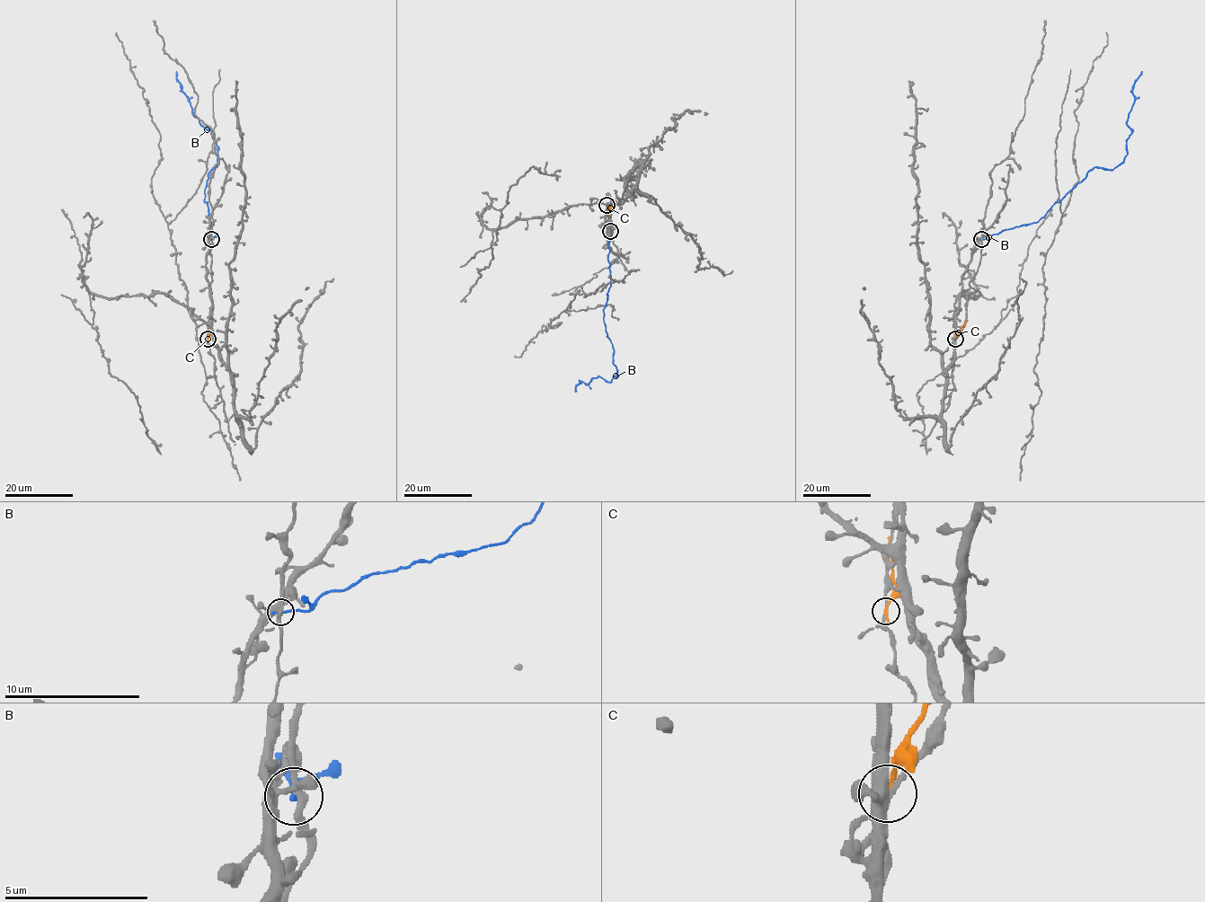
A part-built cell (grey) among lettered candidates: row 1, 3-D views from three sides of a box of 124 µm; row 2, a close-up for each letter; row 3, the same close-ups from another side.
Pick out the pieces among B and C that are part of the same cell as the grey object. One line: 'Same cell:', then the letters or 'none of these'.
Same cell: none of these

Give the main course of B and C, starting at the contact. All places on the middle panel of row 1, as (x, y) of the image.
B: (609, 231), (610, 287), (603, 319), (616, 376), (609, 382), (592, 377), (589, 384), (580, 382), (575, 392)
C: (606, 206), (608, 207), (607, 216)

